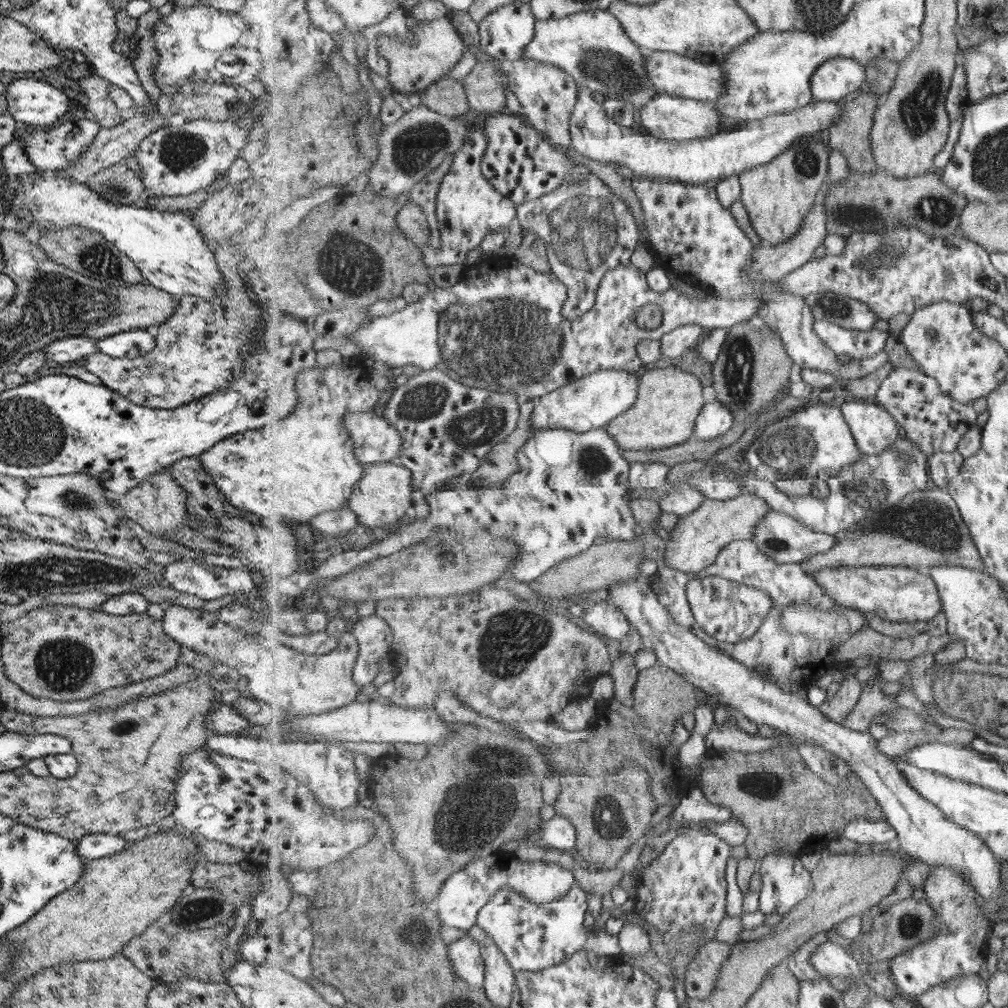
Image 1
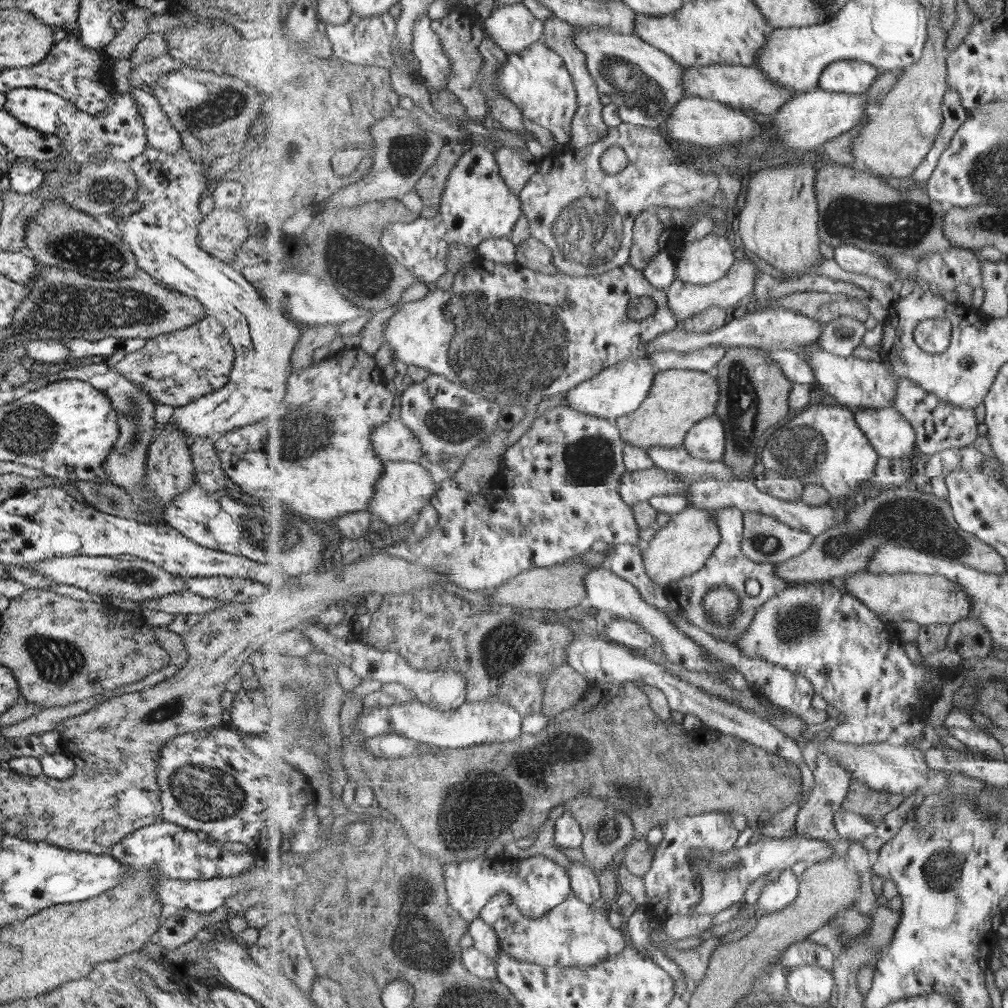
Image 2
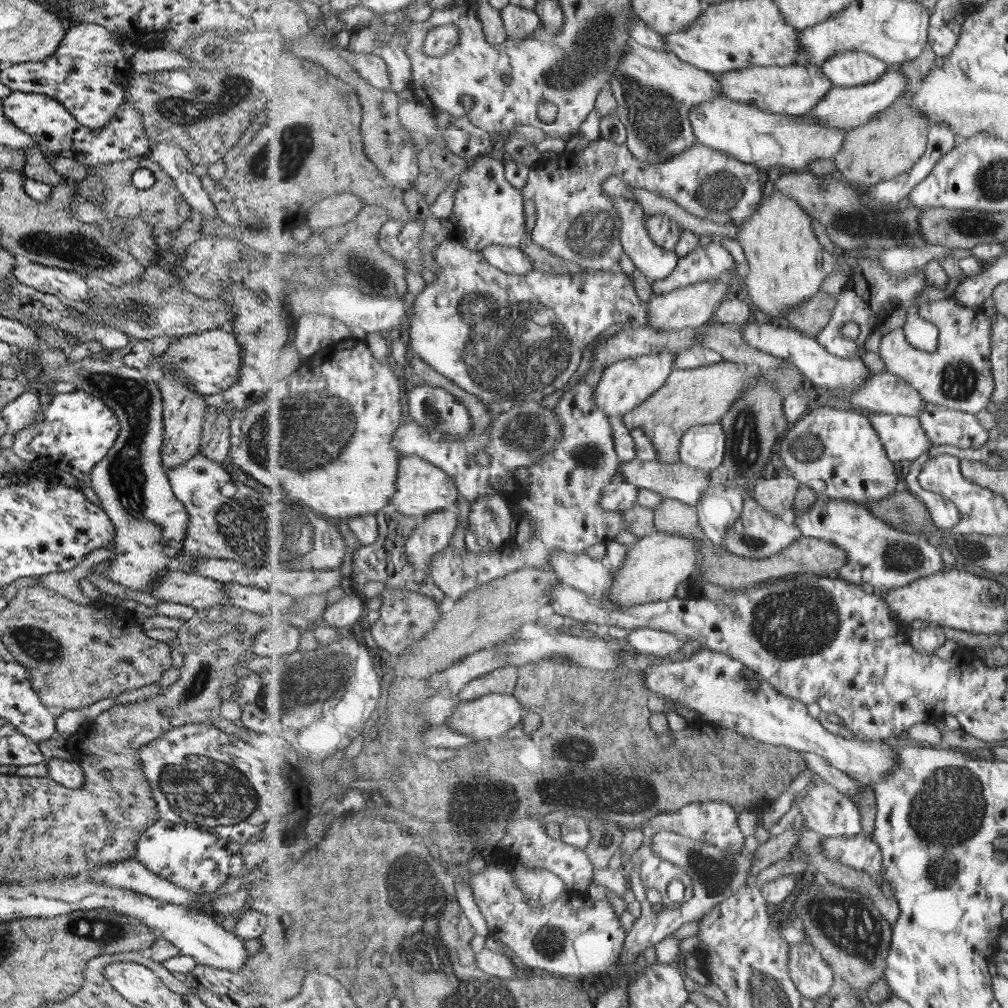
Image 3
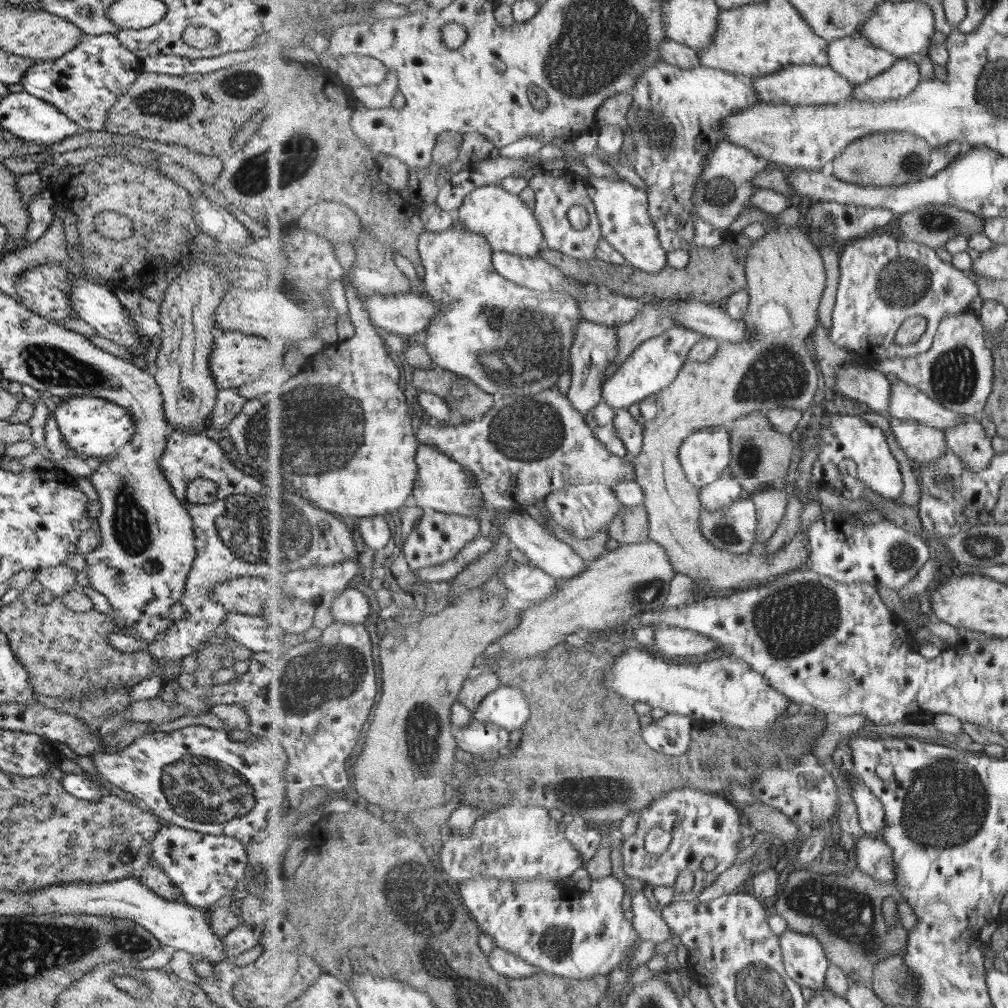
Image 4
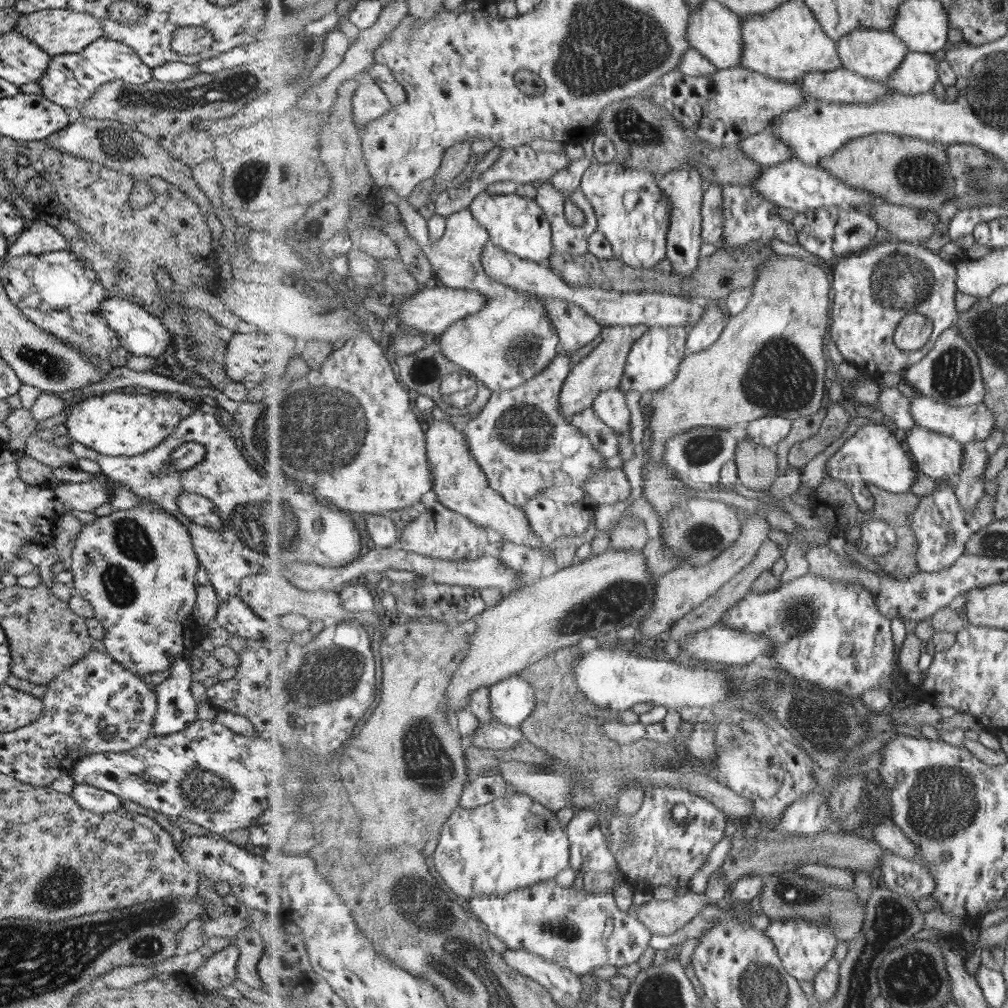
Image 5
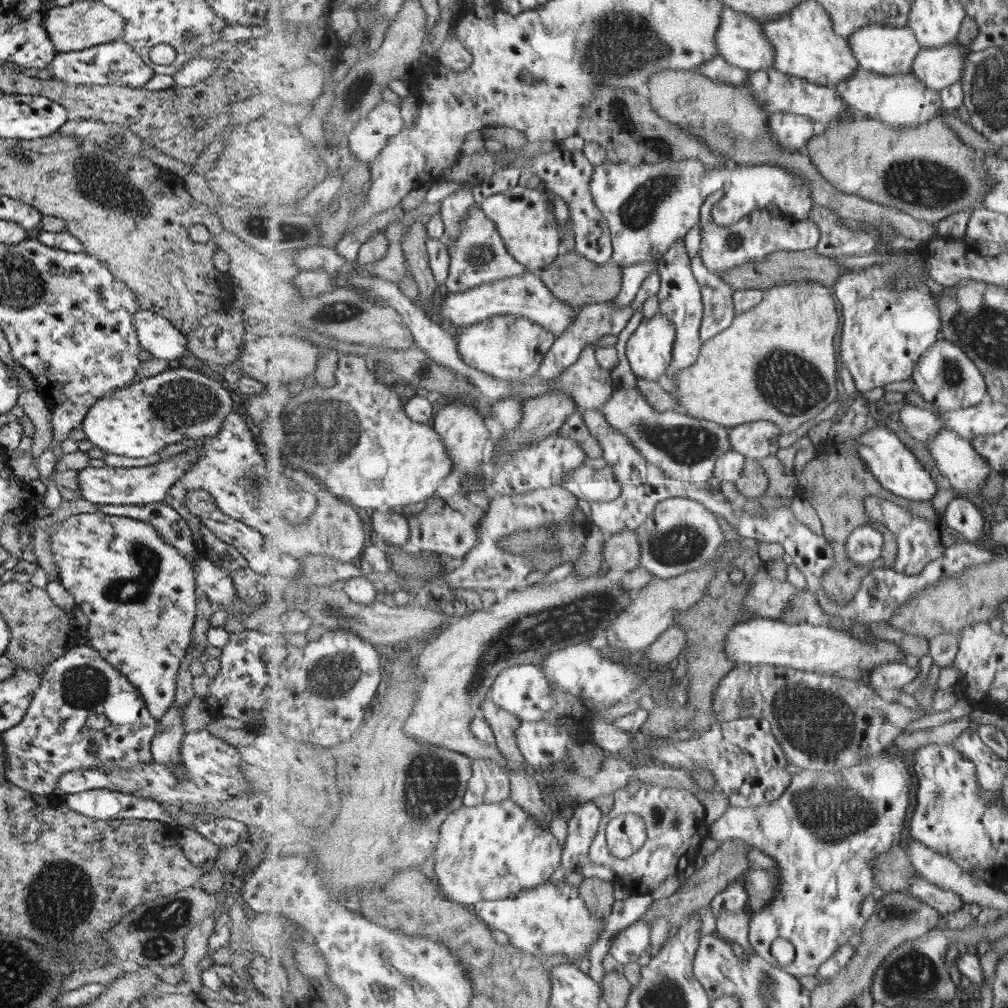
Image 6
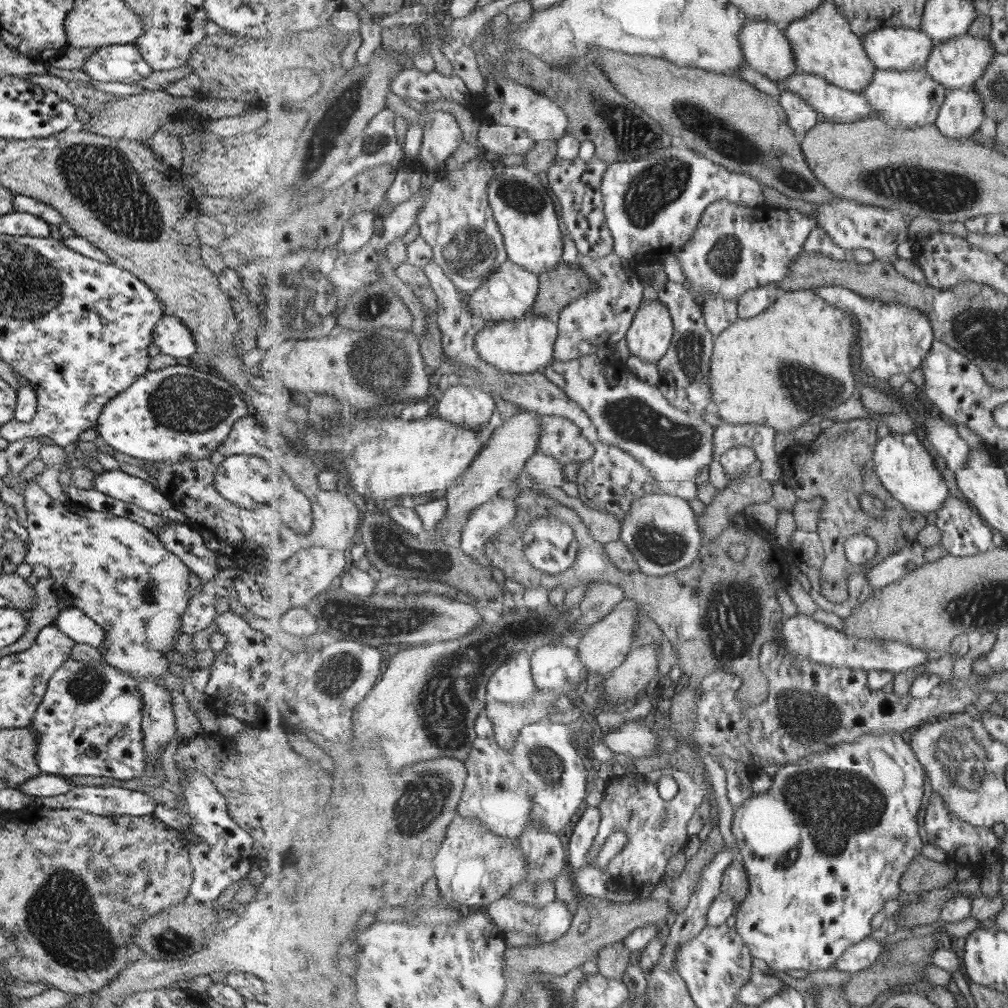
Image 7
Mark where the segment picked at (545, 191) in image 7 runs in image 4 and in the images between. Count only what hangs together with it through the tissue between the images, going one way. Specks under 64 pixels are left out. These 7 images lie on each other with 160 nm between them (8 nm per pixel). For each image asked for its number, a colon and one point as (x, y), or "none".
4: (501, 217)
5: (519, 225)
6: (530, 232)

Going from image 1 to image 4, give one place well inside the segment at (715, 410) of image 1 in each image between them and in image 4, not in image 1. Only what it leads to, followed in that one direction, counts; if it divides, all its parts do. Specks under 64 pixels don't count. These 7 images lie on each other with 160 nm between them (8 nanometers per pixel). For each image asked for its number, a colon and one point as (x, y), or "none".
2: (706, 441)
3: (704, 447)
4: (708, 452)

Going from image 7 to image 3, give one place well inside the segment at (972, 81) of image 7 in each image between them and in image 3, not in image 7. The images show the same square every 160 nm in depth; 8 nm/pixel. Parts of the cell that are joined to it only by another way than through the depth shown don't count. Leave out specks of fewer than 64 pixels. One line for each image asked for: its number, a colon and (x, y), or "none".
3: (848, 108)
4: (902, 79)
5: (918, 74)
6: (937, 67)

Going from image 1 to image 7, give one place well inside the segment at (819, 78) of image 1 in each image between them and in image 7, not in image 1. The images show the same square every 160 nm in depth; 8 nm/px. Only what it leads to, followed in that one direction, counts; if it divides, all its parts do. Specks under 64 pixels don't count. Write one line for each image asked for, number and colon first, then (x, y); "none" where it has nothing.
2: (855, 77)
3: (847, 69)
4: (855, 57)
5: (873, 53)
6: (885, 50)
7: (902, 49)

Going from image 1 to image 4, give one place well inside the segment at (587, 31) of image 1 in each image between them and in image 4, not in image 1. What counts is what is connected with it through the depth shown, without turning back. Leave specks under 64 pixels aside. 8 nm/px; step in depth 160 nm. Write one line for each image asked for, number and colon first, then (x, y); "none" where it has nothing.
2: (646, 83)
3: (655, 90)
4: (675, 116)

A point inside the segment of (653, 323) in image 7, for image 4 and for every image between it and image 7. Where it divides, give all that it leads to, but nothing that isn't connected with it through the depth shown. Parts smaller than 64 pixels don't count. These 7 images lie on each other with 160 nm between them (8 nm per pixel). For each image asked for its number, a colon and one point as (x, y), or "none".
4: (653, 366)
5: (654, 361)
6: (650, 349)

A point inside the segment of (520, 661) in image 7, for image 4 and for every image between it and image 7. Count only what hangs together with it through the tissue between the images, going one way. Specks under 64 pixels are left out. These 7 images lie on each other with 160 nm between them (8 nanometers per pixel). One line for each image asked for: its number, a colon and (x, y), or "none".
4: (507, 707)
5: (513, 700)
6: (523, 690)

